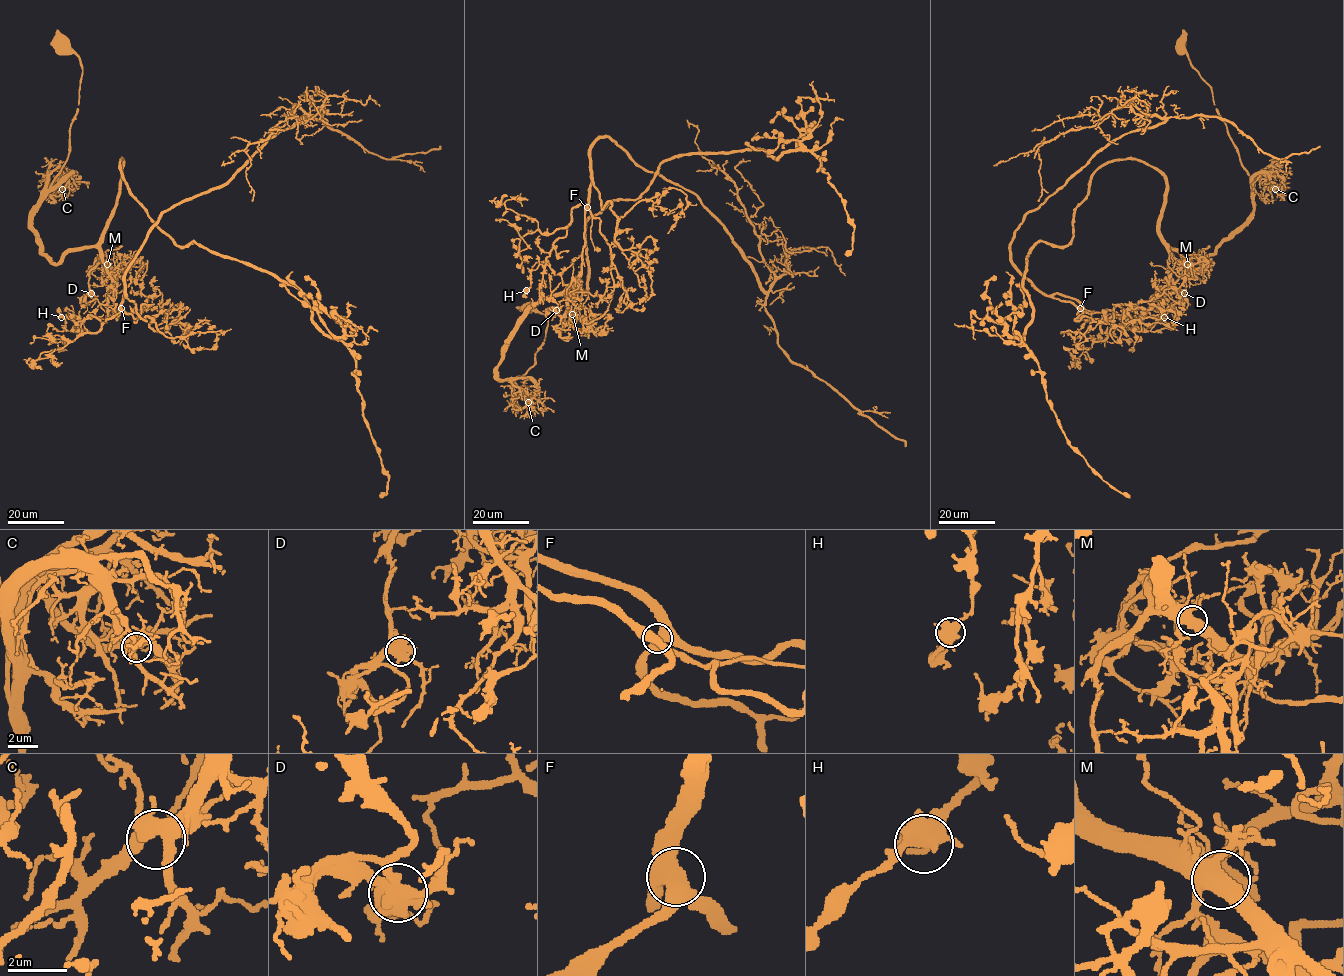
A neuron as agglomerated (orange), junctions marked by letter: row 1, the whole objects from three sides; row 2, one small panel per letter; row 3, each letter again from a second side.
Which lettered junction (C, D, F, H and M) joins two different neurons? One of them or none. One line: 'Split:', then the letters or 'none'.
Split: D

